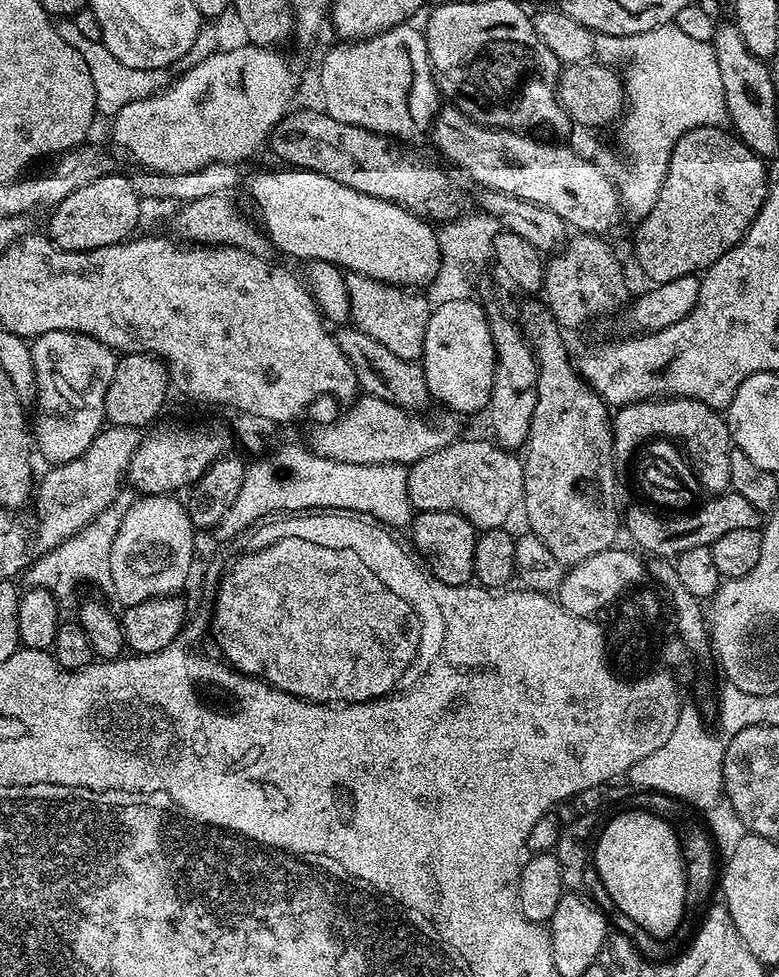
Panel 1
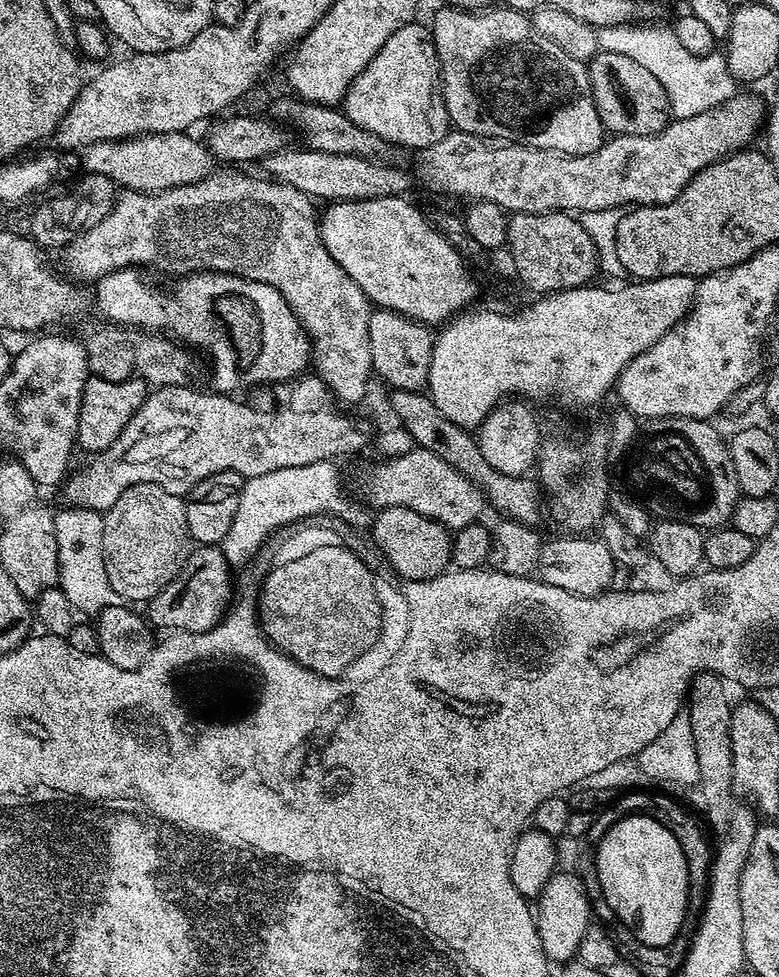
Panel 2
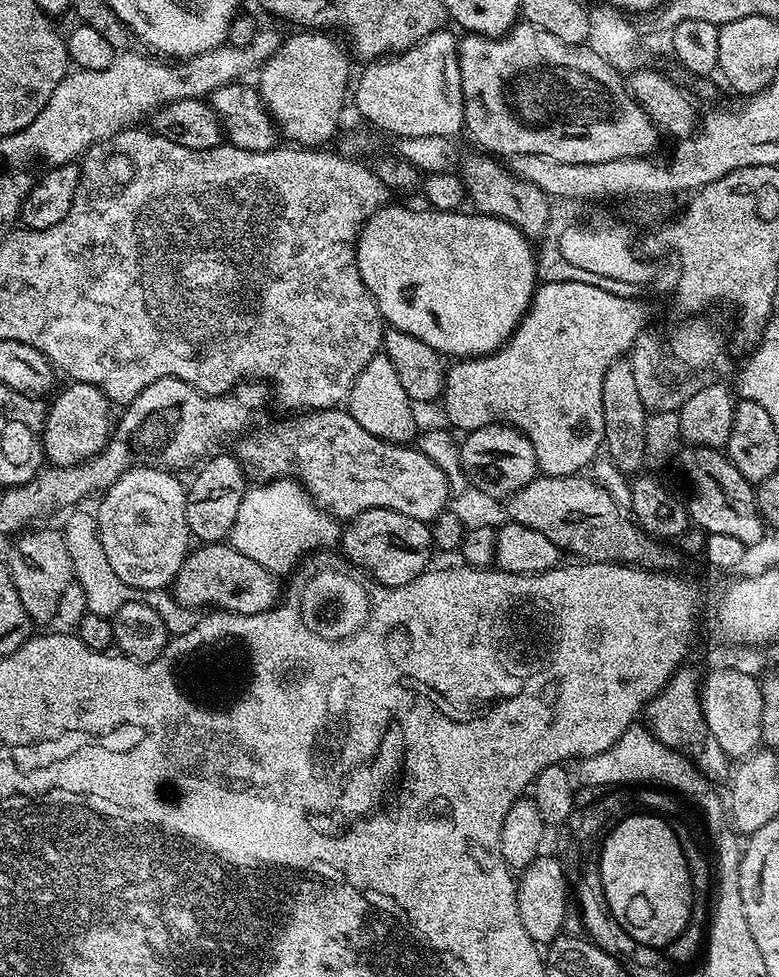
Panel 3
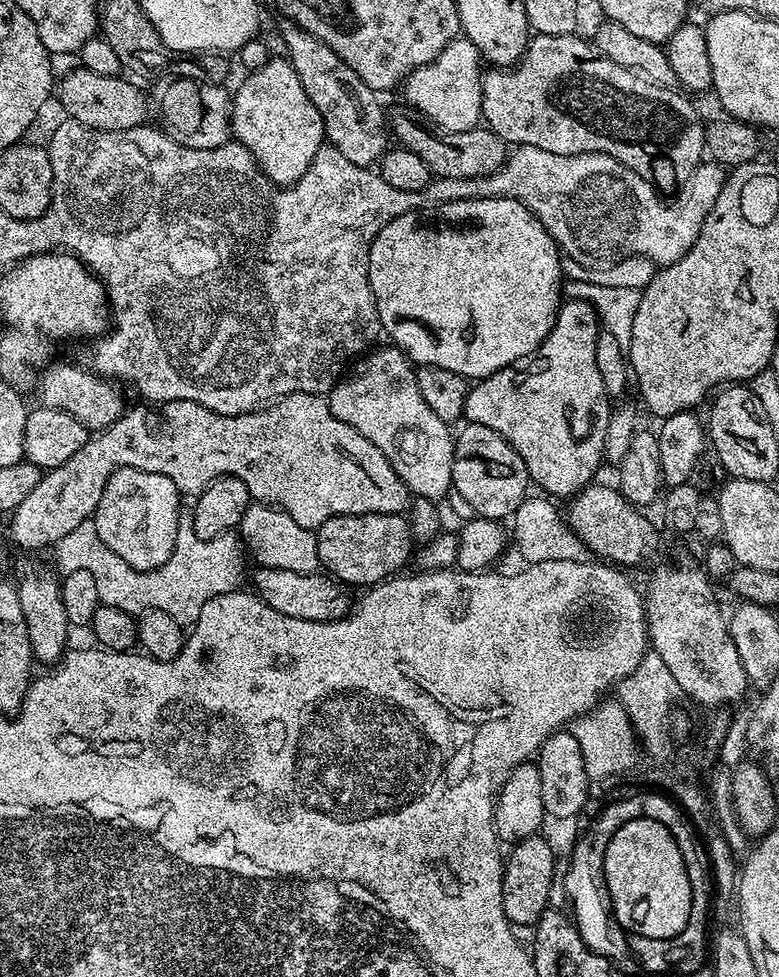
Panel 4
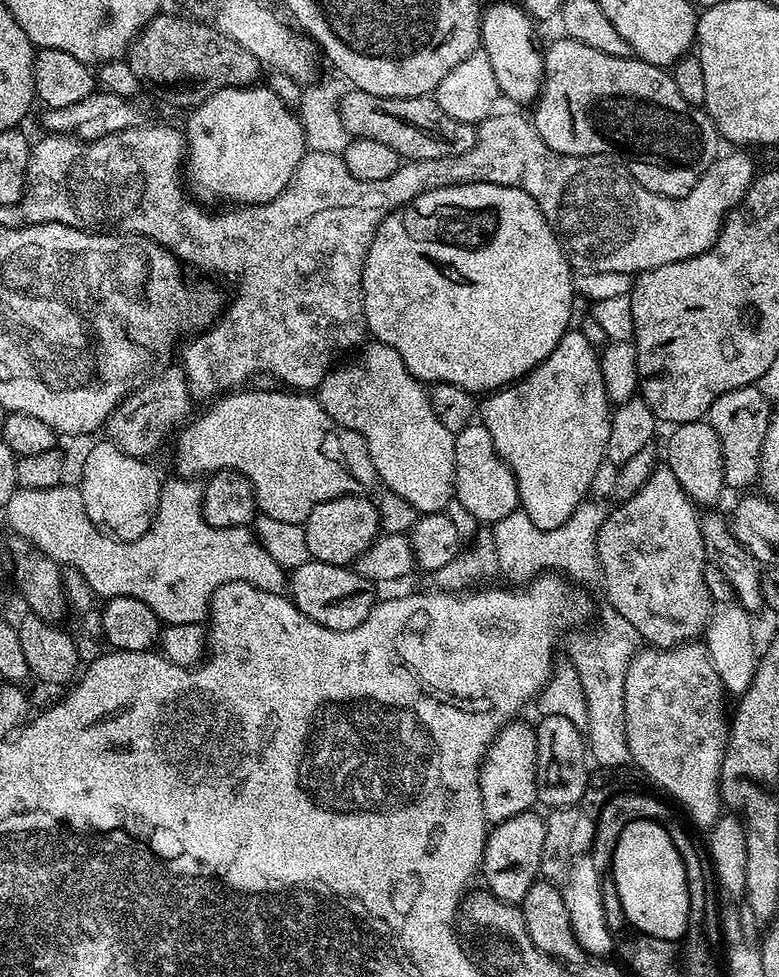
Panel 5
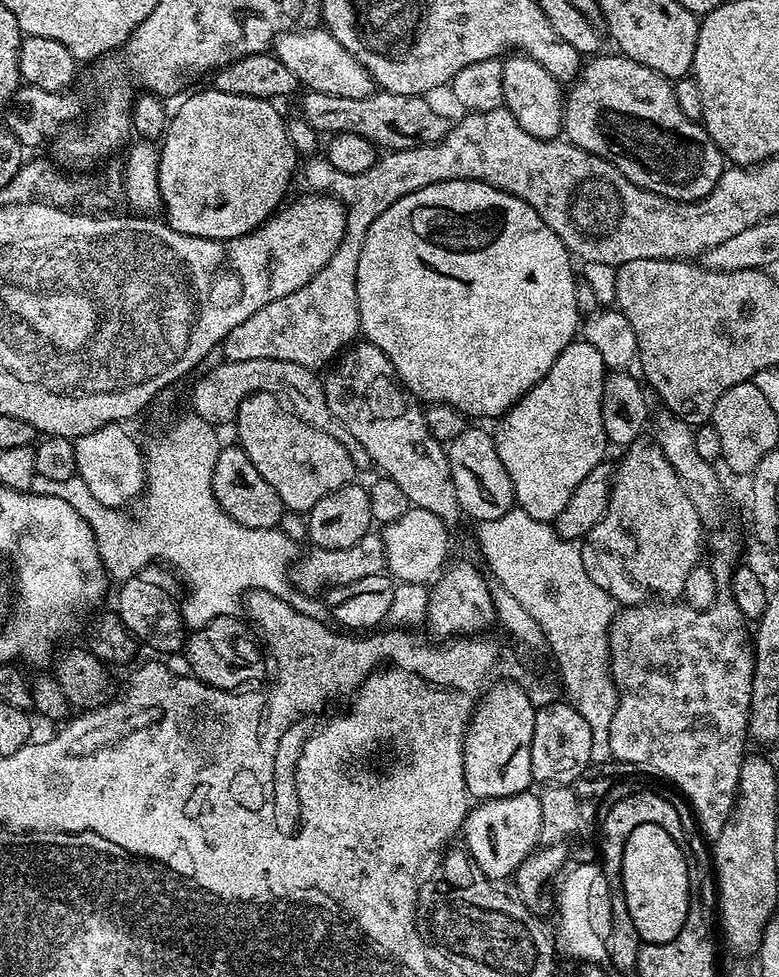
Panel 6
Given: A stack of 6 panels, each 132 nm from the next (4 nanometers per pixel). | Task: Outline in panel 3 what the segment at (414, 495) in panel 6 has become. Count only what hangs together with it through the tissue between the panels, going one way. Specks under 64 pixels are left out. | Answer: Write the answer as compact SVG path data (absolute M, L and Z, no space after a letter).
M383 354L370 358L358 374L354 386L346 401L346 410L362 426L362 430L370 430L383 440L391 440L393 444L408 444L415 441L418 435L416 428L416 412L413 400L406 394L402 381L398 378L398 370L394 370L394 362Z

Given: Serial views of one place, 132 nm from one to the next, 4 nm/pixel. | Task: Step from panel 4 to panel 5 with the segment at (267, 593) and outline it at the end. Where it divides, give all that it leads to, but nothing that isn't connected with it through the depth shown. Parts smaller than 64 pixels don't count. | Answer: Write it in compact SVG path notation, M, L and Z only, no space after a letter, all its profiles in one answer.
M311 558L302 566L298 566L291 571L288 592L293 605L302 610L302 614L306 614L309 622L313 625L315 623L321 624L321 629L338 630L339 632L364 627L366 618L378 603L378 595L376 596L378 588L371 580L362 578L362 574L358 574L351 567L343 564L327 564Z

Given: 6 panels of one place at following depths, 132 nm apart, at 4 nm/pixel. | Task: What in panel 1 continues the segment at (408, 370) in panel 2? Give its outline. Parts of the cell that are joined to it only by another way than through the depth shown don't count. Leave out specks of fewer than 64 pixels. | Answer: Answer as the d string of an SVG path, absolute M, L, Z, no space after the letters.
M356 272L345 275L346 294L350 302L351 323L361 328L374 342L382 342L386 350L403 360L419 361L424 354L426 326L432 313L427 295L409 290L398 284L387 284L369 276L360 276Z

